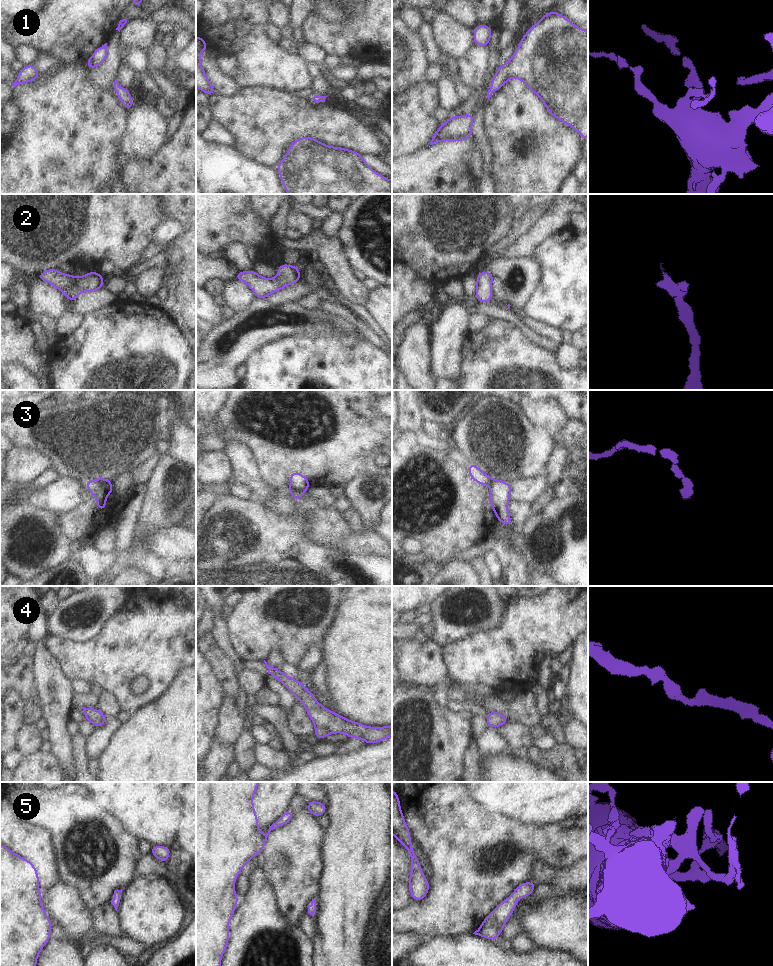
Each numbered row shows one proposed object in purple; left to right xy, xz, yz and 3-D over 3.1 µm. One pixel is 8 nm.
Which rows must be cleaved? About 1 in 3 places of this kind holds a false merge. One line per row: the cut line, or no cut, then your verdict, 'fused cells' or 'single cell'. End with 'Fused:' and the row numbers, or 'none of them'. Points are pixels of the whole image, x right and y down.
1: cut none; single cell
2: cut none; single cell
3: cut xy (98, 479), (105, 486), (110, 484); fused cells
4: cut none; single cell
5: cut none; single cell
Fused: 3

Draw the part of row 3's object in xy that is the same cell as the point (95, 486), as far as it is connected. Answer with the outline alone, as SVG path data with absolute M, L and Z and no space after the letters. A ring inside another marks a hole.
M94 479L85 482L85 487L95 496L97 508L103 512L104 508L107 506L107 495L113 492L112 484L105 487L99 479Z

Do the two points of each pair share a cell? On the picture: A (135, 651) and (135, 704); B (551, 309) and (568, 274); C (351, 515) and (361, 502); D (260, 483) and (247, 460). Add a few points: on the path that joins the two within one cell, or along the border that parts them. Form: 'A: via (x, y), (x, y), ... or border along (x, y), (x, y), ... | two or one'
A: via (123, 664), (123, 691) | one
B: via (560, 300), (568, 292), (568, 283) | one
C: border along (352, 507), (360, 515), (362, 524), (367, 529) | two
D: via (254, 477), (247, 470), (247, 466) | one

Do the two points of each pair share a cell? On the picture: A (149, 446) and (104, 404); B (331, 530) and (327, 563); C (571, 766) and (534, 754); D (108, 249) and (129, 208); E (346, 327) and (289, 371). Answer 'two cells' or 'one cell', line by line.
A: one cell
B: two cells
C: one cell
D: one cell
E: two cells

